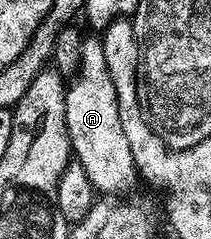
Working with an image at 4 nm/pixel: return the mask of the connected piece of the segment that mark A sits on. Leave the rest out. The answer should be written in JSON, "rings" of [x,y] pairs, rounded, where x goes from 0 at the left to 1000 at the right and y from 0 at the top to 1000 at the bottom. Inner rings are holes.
{"rings":[[[398,155],[393,264],[351,331],[318,360],[308,494],[336,590],[351,674],[403,703],[455,799],[488,820],[583,820],[649,766],[649,715],[630,686],[630,632],[573,536],[573,485],[555,485],[555,368],[536,368],[536,318],[517,318],[517,268],[498,268],[488,184],[464,155]]]}

